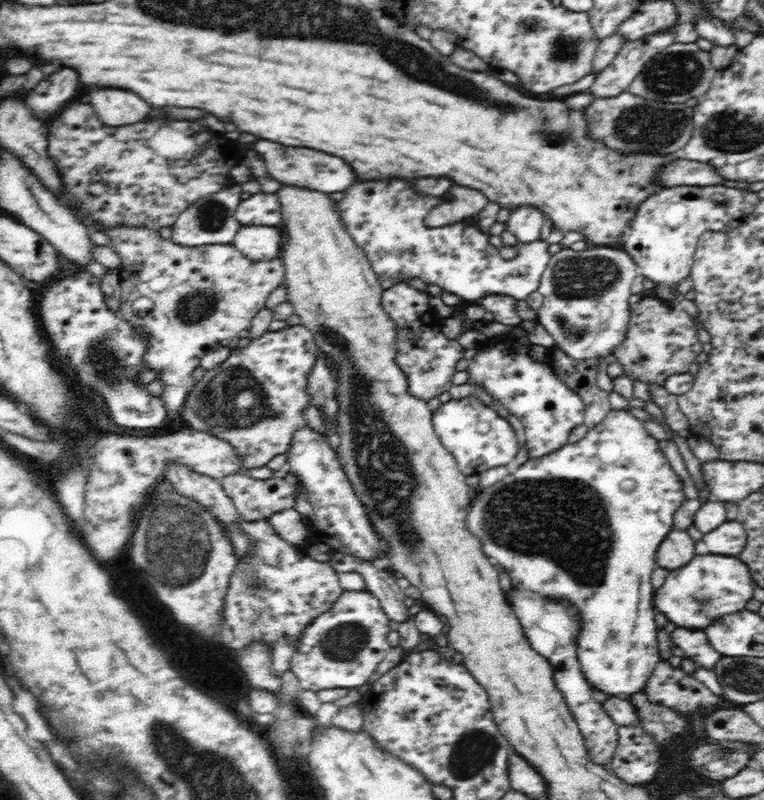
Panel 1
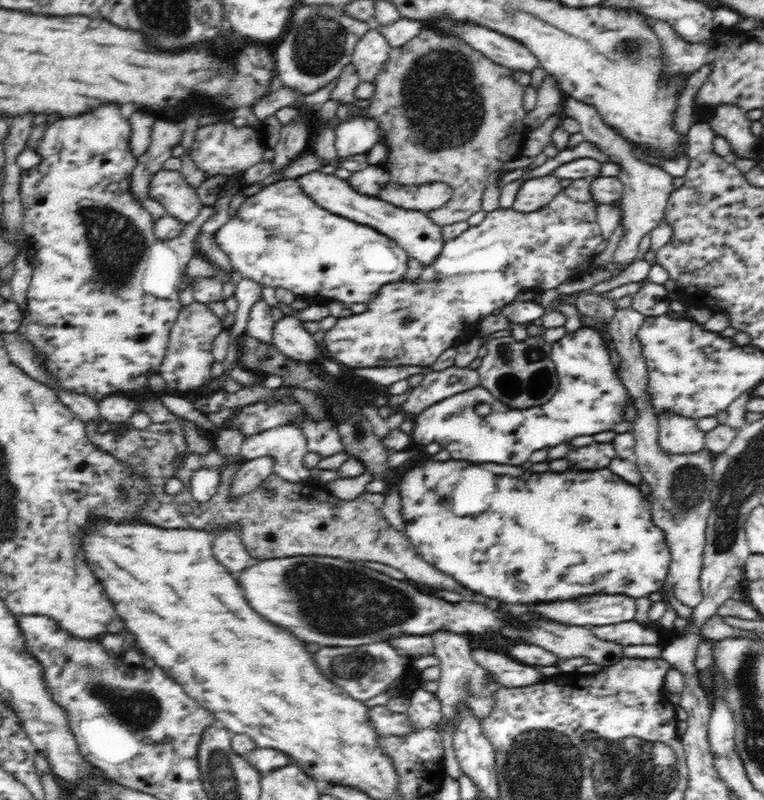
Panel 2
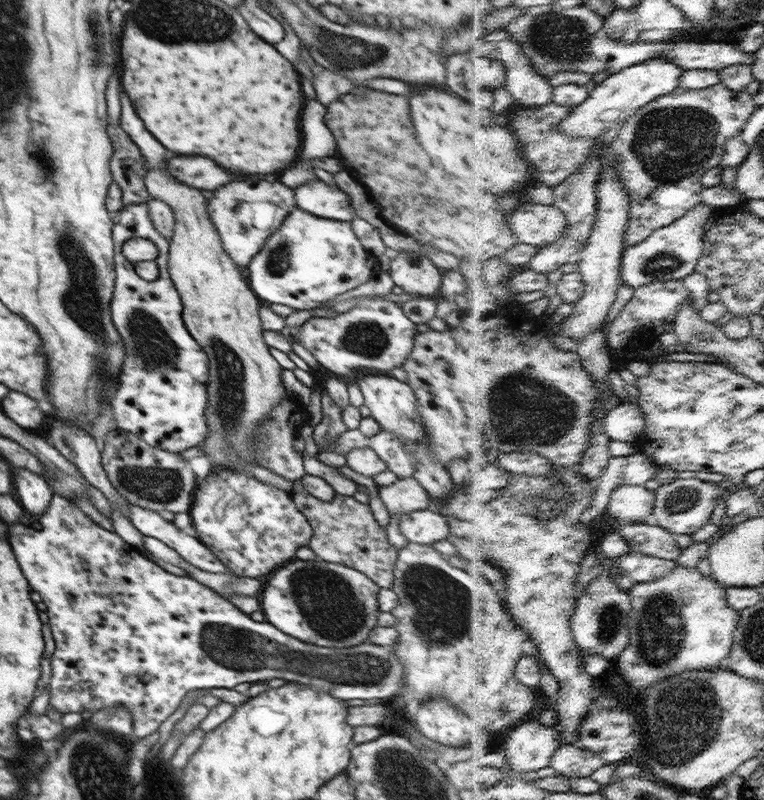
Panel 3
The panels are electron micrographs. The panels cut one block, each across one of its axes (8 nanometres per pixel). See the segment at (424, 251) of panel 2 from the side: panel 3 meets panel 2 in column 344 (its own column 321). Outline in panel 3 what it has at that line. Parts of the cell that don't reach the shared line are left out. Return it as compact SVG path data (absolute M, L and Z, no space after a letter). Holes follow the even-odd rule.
M320 179L306 182L294 192L297 208L316 217L346 222L357 217L356 211L350 206L348 196L338 187L332 187Z

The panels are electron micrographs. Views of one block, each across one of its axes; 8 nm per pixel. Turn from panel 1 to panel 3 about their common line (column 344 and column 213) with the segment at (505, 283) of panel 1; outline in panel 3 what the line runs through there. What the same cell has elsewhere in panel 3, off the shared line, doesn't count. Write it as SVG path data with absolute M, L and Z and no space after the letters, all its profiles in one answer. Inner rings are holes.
M258 178L234 180L214 190L213 197L207 200L210 221L220 235L224 250L239 268L246 268L250 264L295 208L297 202L294 200L294 190L276 178L270 182Z

